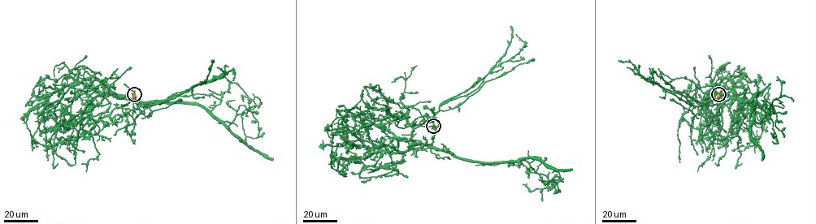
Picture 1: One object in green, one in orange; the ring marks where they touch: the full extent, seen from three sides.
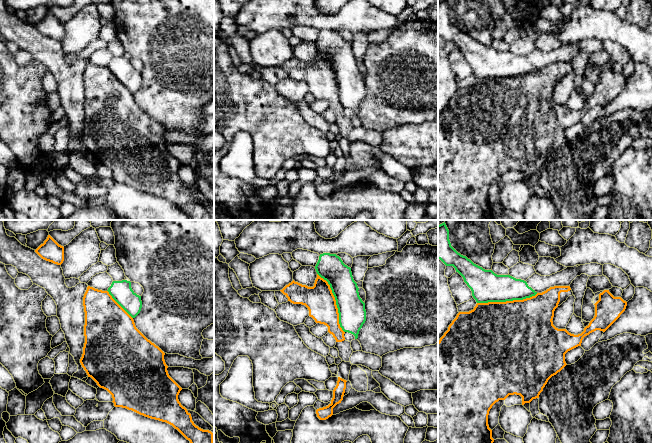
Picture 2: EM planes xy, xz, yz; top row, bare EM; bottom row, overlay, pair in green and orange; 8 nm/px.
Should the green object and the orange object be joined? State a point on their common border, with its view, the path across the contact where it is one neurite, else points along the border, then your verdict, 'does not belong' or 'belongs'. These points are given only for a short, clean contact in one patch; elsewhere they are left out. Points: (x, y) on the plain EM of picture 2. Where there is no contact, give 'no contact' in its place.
xz (336, 78) | does not belong

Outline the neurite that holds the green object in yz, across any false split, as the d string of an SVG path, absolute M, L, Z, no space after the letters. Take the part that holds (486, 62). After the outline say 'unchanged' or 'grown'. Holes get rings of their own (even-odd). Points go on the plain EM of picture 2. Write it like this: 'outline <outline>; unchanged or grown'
outline M446 0L438 1L438 35L446 42L453 42L463 53L477 79L523 76L537 70L526 57L510 51L497 51L458 29L451 22Z; unchanged

